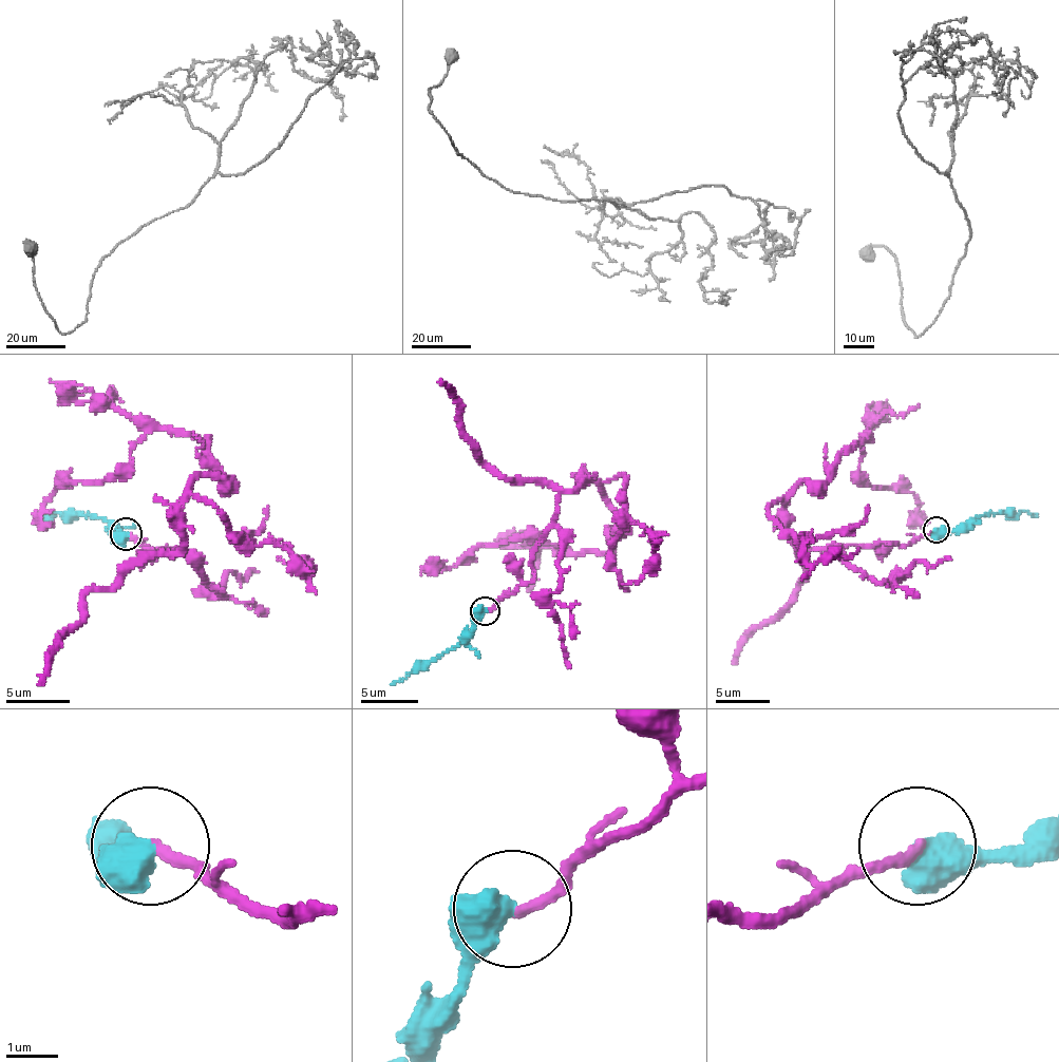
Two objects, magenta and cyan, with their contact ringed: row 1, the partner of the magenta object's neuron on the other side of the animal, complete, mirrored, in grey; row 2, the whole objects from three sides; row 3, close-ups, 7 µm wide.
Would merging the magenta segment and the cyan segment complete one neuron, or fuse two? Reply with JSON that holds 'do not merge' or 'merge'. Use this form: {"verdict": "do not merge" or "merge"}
{"verdict": "merge"}

